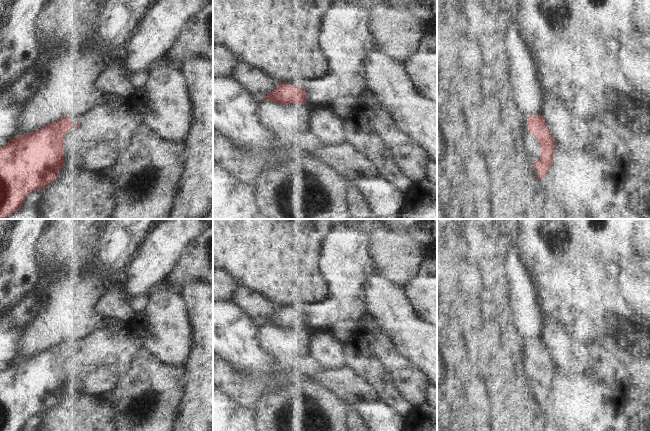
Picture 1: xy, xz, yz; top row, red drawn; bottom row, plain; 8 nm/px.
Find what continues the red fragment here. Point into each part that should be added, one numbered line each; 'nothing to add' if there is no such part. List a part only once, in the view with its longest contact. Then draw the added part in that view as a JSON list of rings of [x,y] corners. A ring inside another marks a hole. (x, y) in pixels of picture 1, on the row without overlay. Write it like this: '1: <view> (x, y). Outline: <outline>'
1: xz (345, 263). Outline: [[[361,219],[326,230],[326,237],[322,244],[320,270],[330,287],[330,295],[320,303],[288,306],[297,312],[306,309],[311,315],[311,328],[314,331],[330,331],[334,323],[344,319],[358,322],[367,313],[365,279],[370,272],[374,271],[369,253],[370,236],[376,228],[380,227],[384,227],[381,219]]]

